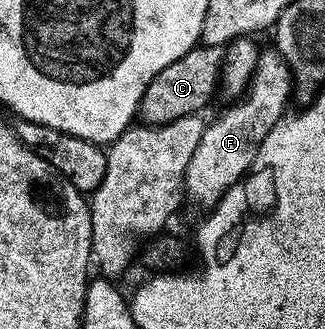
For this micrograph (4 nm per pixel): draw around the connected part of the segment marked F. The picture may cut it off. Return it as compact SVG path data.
M263 50L256 61L255 71L251 75L250 83L246 86L245 94L237 101L229 104L227 111L219 119L207 122L204 133L196 145L196 153L192 153L192 161L188 161L186 170L186 182L184 184L184 195L198 207L213 209L224 197L224 193L233 183L241 183L243 175L249 171L250 166L255 163L254 158L268 133L276 121L280 121L282 116L287 114L286 102L292 99L292 80L288 65L283 61L277 50Z

